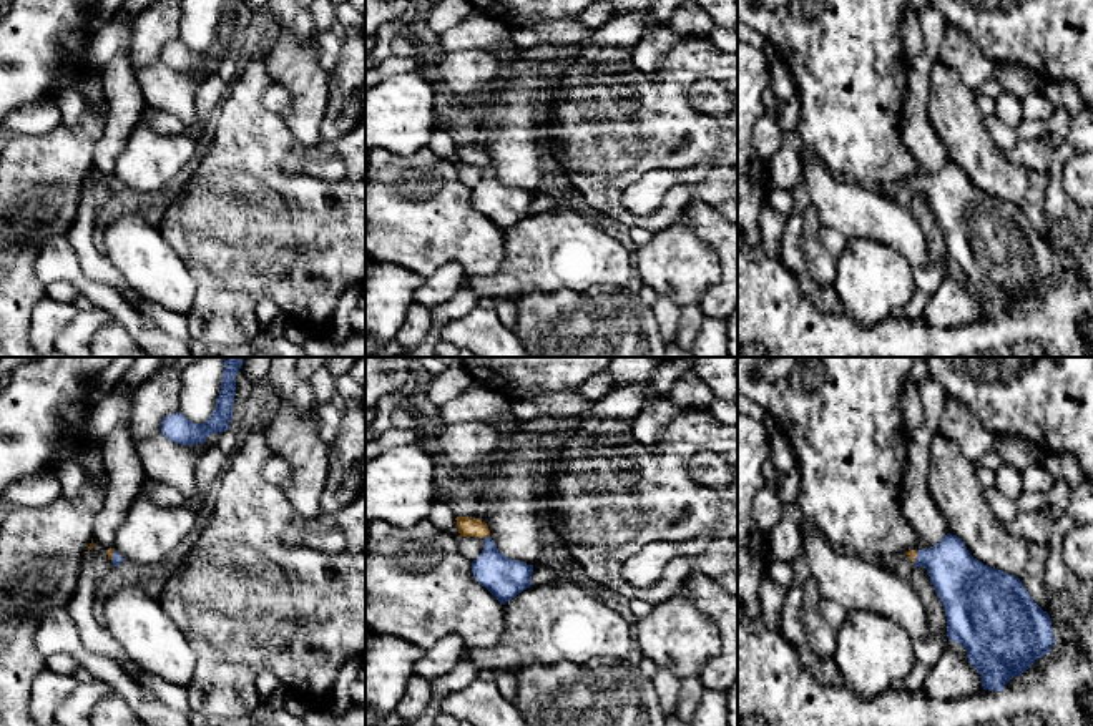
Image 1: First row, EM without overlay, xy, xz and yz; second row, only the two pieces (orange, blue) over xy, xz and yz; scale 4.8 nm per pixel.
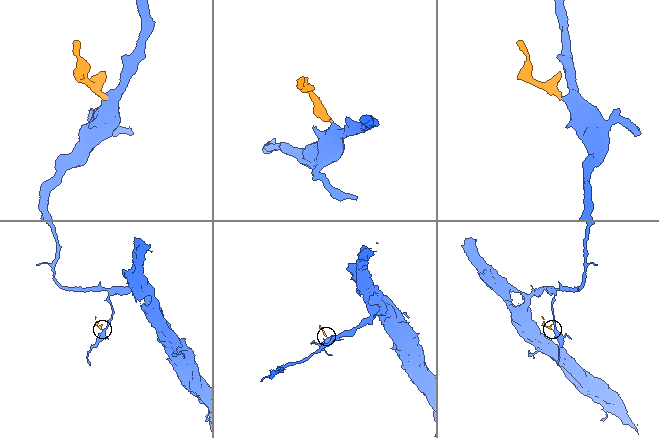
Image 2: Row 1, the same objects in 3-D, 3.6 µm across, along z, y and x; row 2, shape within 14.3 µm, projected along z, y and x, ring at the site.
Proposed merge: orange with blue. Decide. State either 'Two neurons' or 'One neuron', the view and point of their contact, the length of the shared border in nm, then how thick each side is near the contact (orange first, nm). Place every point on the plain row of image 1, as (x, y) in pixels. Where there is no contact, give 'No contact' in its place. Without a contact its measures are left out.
One neuron. Touches orange at xz (485, 163). Shared border 40 nm. Thickness 100 nm (orange) against 190 nm

